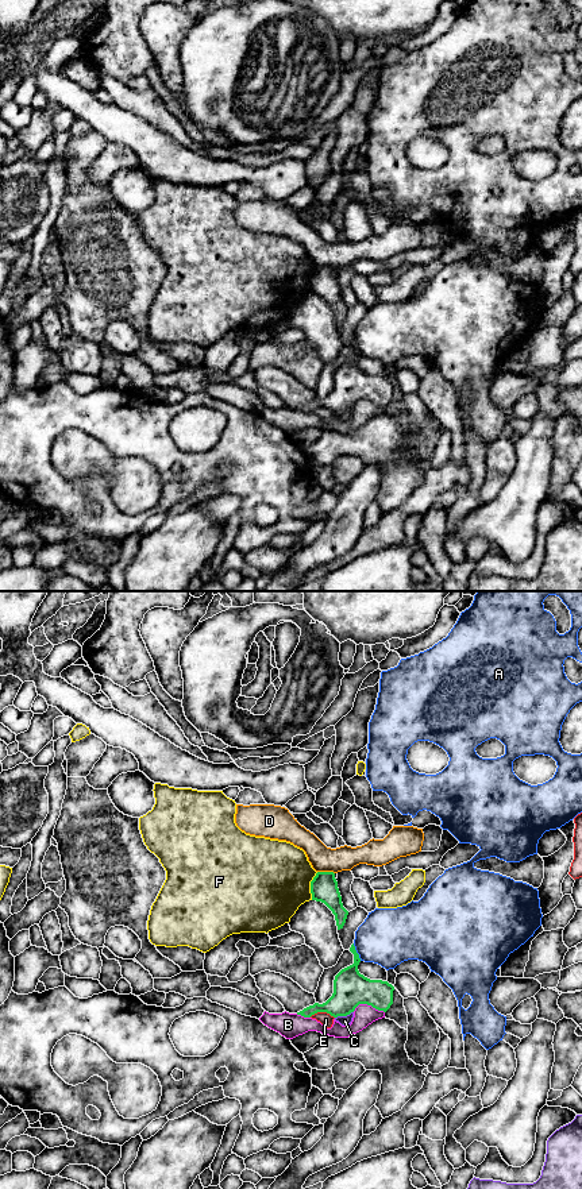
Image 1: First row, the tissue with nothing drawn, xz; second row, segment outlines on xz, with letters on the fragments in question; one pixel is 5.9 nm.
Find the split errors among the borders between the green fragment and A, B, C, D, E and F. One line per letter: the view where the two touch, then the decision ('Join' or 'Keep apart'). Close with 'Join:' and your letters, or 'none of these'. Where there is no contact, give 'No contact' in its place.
A: Touches green in xz. Keep apart
B: Touches green in xz. Keep apart
C: Touches green in xz. Keep apart
D: Touches green in xz. Keep apart
E: Touches green in xz. Keep apart
F: Touches green in xz. Keep apart
Join: none of these

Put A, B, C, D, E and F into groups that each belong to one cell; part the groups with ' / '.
A / B / C / D / E / F

